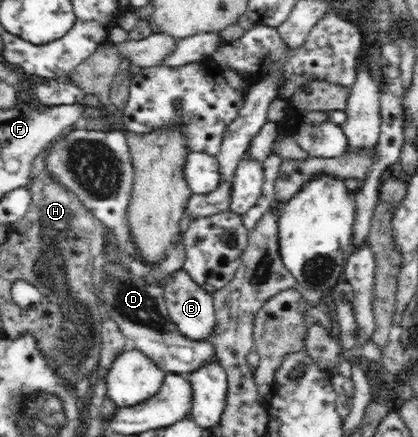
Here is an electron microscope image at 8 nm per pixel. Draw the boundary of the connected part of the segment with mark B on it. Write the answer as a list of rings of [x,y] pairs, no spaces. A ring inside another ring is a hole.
[[[184,269],[176,270],[170,274],[163,281],[162,288],[164,288],[164,297],[170,320],[178,326],[179,333],[184,338],[191,339],[194,342],[206,340],[208,335],[214,331],[214,325],[216,325],[216,315],[211,293],[200,287]]]

